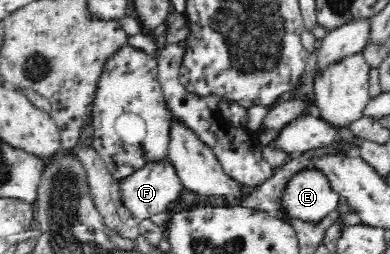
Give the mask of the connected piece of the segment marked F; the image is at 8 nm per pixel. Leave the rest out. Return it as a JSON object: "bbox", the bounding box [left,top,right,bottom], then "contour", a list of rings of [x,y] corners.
{"bbox":[119,158,184,220],"contour":[[[167,158],[157,161],[149,160],[141,169],[123,179],[123,182],[119,182],[119,184],[121,184],[125,205],[139,220],[163,213],[171,202],[179,199],[184,187],[173,162],[169,162]]]}

